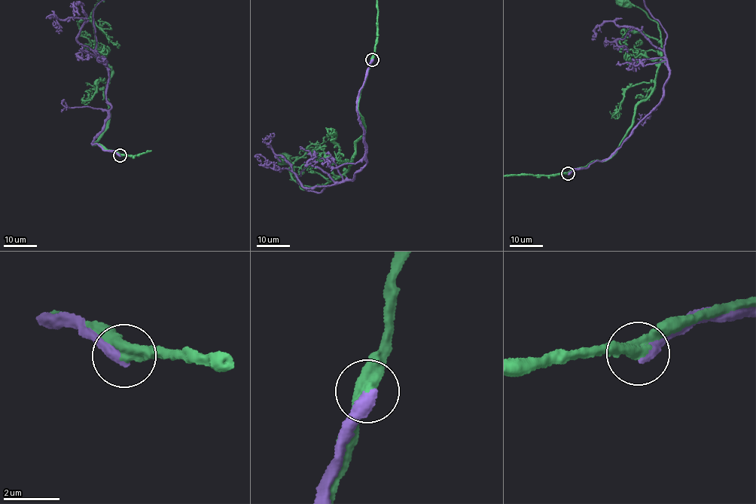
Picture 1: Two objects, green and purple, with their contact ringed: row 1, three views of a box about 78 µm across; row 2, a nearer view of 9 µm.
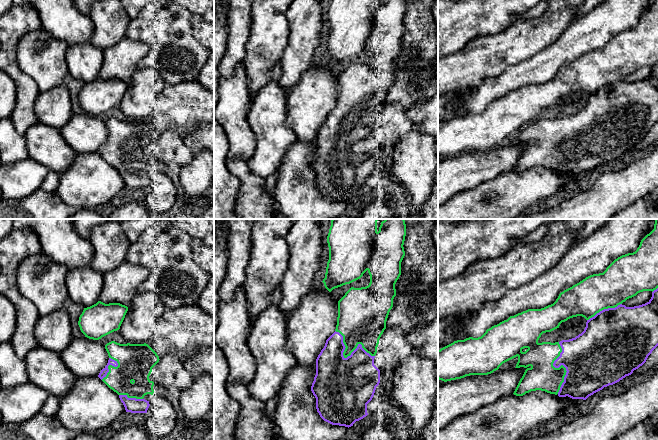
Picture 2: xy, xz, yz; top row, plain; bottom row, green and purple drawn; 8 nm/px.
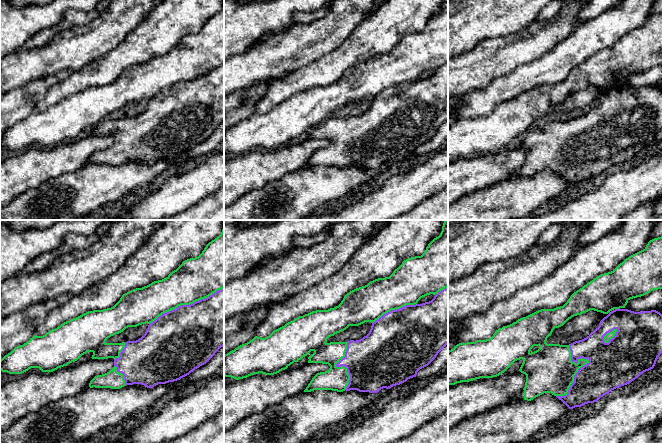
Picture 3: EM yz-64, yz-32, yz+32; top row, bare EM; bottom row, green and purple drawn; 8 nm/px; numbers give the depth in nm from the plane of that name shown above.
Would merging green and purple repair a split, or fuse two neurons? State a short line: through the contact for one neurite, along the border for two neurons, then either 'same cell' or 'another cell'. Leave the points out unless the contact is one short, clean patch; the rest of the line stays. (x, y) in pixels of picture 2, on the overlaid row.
another cell

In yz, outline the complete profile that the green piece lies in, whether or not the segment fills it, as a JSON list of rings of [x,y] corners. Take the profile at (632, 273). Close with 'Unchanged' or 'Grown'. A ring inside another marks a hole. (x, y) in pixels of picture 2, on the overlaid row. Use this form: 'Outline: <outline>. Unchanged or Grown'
Outline: [[[655,219],[654,229],[641,240],[635,252],[618,257],[603,273],[590,275],[564,290],[553,304],[510,316],[487,329],[481,337],[457,340],[438,350],[438,379],[447,382],[470,375],[488,375],[498,370],[503,363],[517,357],[515,368],[524,367],[526,370],[514,395],[523,396],[536,390],[557,395],[567,372],[563,365],[559,368],[553,366],[562,348],[559,342],[539,343],[541,335],[559,328],[562,322],[570,318],[582,316],[589,320],[600,311],[615,308],[640,292],[653,292],[657,288],[658,219]]]. Unchanged

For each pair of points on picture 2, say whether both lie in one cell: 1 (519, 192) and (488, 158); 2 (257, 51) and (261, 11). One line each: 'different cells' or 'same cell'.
1: different cells
2: same cell

